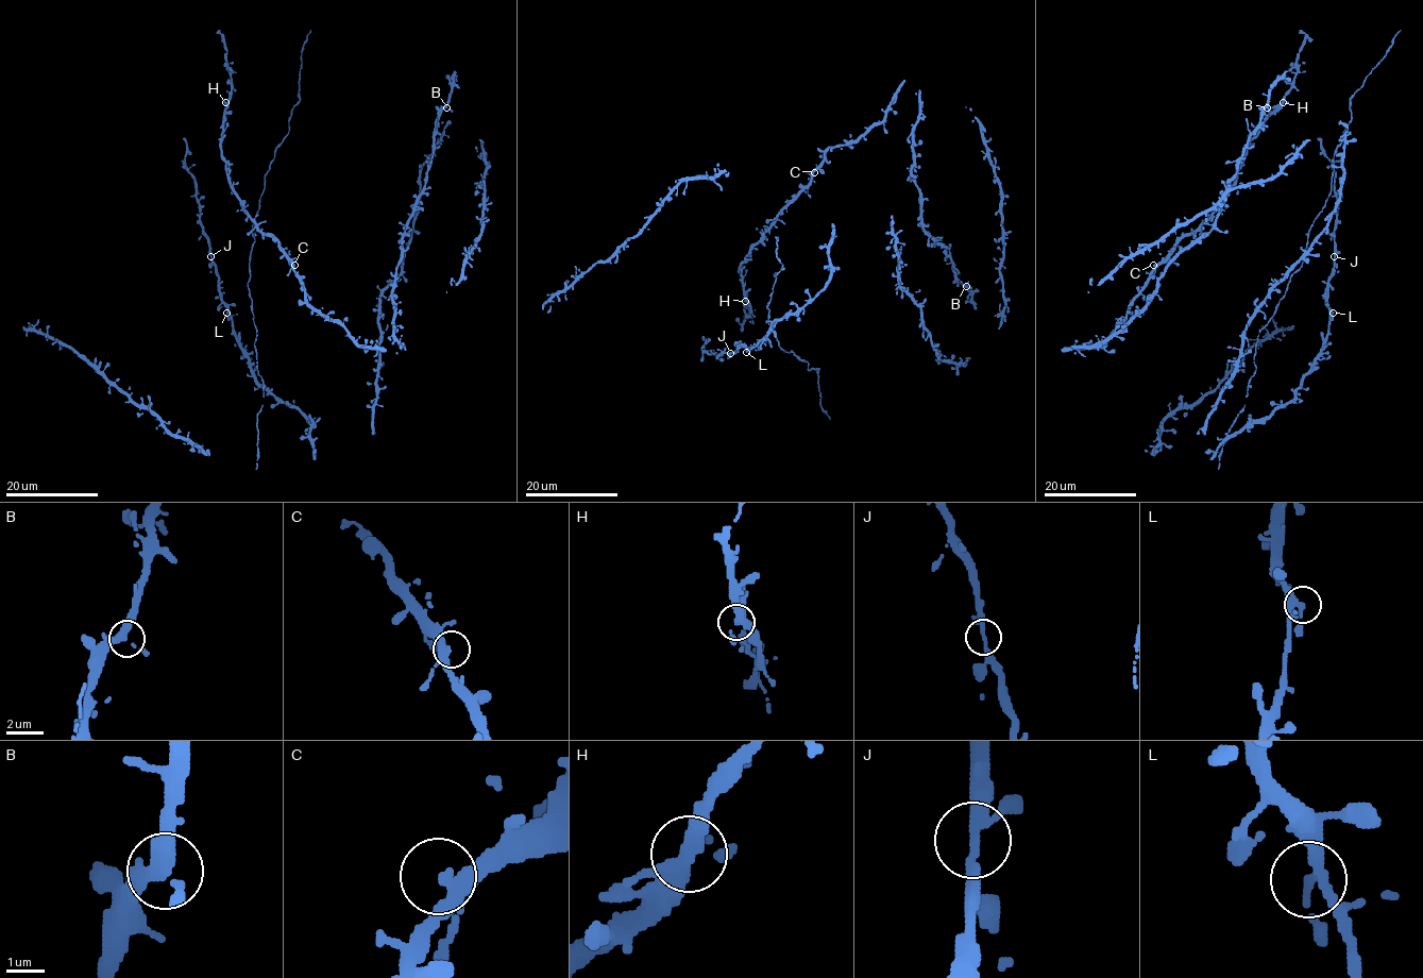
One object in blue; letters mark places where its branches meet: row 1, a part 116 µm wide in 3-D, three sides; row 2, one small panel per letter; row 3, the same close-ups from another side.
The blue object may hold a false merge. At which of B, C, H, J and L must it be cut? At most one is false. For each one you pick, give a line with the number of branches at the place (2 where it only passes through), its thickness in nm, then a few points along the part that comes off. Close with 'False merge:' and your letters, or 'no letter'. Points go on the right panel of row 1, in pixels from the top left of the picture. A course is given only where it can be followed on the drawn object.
False merge: no letter

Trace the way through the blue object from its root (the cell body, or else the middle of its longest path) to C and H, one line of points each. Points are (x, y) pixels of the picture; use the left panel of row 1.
C: (274, 238), (294, 265)
H: (274, 238), (265, 235), (249, 217), (229, 180), (221, 152), (225, 102)

